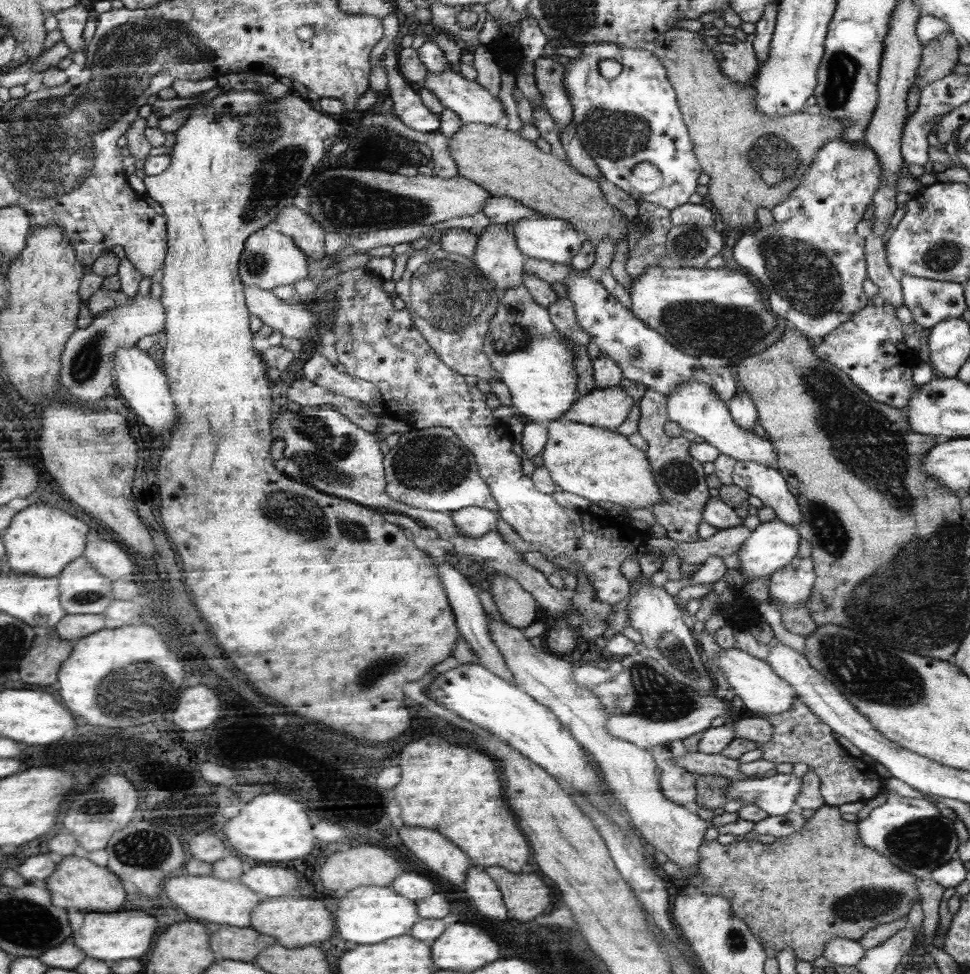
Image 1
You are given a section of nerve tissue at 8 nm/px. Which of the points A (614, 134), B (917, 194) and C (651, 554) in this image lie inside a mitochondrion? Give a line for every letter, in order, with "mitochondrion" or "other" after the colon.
A: mitochondrion
B: other
C: other

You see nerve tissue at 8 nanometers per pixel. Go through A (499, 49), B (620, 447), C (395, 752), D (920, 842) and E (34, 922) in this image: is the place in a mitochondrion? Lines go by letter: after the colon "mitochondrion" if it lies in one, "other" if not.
A: other
B: other
C: other
D: mitochondrion
E: mitochondrion

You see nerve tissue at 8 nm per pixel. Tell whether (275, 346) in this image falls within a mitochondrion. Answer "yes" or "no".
no

